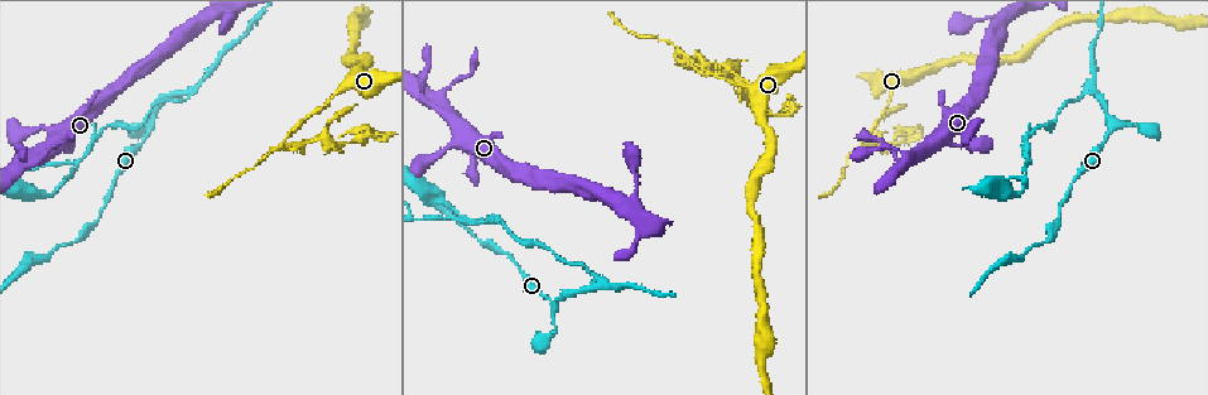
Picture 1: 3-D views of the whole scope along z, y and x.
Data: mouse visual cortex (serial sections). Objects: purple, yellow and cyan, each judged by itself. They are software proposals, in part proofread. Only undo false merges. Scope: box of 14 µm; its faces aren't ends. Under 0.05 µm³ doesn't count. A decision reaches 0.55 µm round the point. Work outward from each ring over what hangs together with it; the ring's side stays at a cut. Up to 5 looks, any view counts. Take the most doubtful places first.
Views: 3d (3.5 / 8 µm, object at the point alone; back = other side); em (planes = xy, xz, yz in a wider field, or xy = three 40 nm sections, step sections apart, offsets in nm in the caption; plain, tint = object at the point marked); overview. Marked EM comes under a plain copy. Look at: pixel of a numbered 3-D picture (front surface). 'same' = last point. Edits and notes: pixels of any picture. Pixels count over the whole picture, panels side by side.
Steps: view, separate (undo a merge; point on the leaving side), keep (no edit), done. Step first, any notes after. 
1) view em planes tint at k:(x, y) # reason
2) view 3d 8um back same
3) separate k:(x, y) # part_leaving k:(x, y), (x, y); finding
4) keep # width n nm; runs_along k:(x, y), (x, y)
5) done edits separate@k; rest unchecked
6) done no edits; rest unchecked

view 3d 3.5um back at 1:(282, 149) # a fork

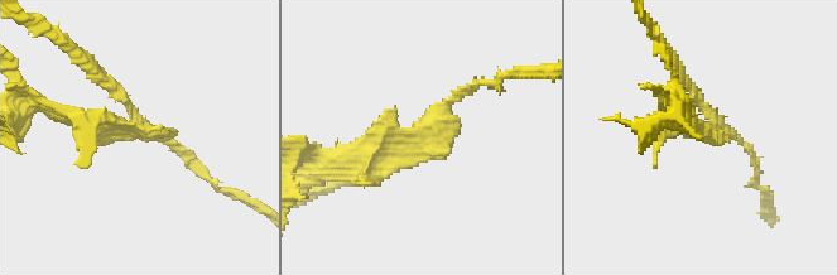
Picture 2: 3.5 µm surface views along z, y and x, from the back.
view em xy step 3 tint at 2:(416, 136)

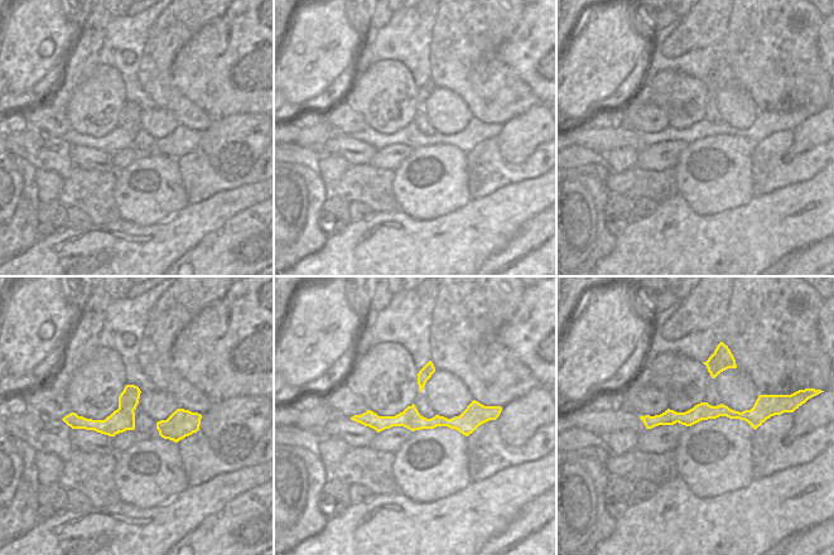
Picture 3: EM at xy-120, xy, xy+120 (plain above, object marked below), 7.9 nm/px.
separate 2:(378, 131) # part_leaving 2:(422, 126), (321, 155); two cells meet here

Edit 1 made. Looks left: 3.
view 3d 3.5um at 1:(590, 284) # arms part here

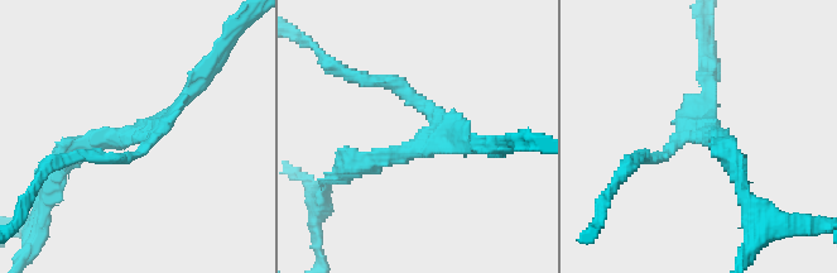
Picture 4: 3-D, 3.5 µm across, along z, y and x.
view em xy step 3 tint at 4:(417, 142)

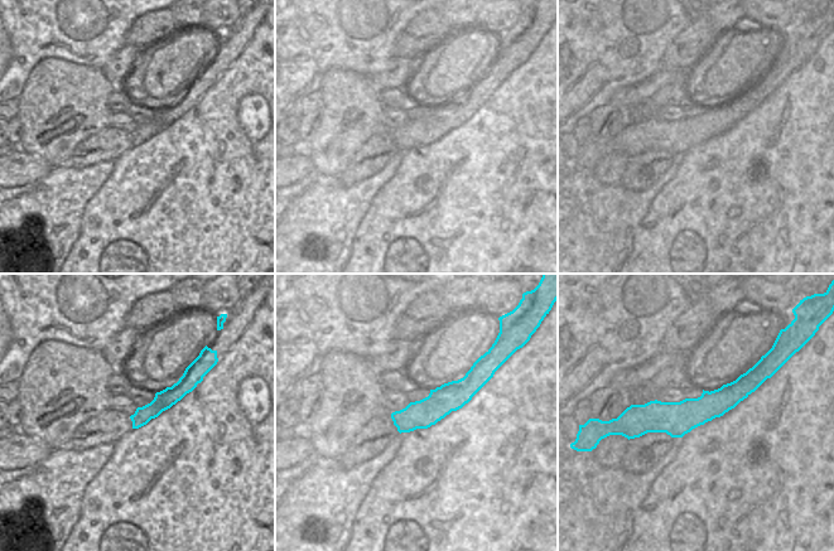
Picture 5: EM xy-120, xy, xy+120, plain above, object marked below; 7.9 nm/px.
separate 4:(405, 90) # part_leaving 4:(433, 124), (399, 85), (336, 68); two cells meet here

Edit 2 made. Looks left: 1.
done edits separate@2, separate@4; rest unchecked

